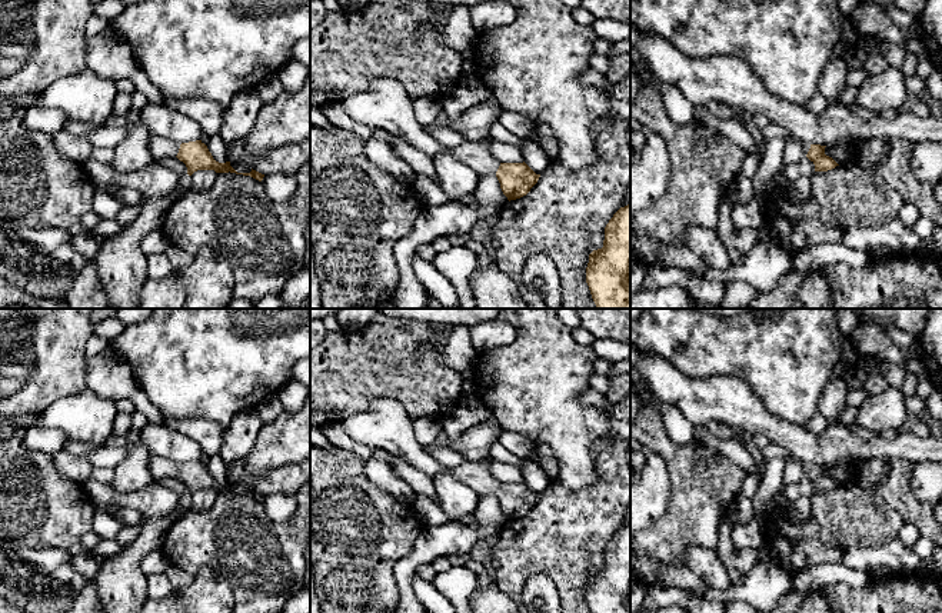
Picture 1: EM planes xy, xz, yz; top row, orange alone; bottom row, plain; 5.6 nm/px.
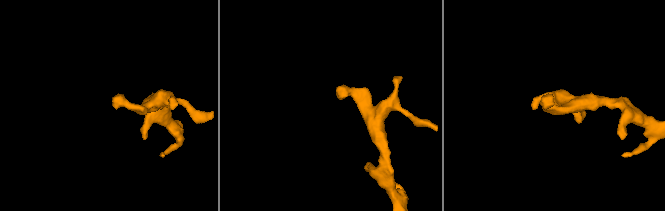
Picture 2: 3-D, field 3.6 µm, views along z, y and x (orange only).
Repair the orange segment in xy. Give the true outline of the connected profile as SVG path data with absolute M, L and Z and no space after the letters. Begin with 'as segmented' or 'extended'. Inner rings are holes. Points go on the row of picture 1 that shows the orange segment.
extended; M153 136L149 141L149 147L153 153L153 157L156 161L164 159L164 157L177 157L180 161L183 161L187 167L187 173L184 176L180 176L179 181L177 181L177 190L173 194L172 201L176 201L177 199L180 199L187 190L190 190L192 186L192 174L197 170L214 170L216 173L236 173L236 174L243 174L243 176L250 176L259 181L263 180L264 174L256 171L252 169L250 173L237 173L232 166L230 161L226 163L219 163L213 159L212 153L209 151L207 146L202 141L202 140L196 140L196 141L189 141L189 143L176 143L167 139L163 139L160 136Z

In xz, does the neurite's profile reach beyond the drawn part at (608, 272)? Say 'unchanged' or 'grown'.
unchanged

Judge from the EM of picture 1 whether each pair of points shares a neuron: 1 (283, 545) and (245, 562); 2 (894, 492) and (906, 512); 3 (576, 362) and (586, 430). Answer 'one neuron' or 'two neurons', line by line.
1: one neuron
2: one neuron
3: one neuron

